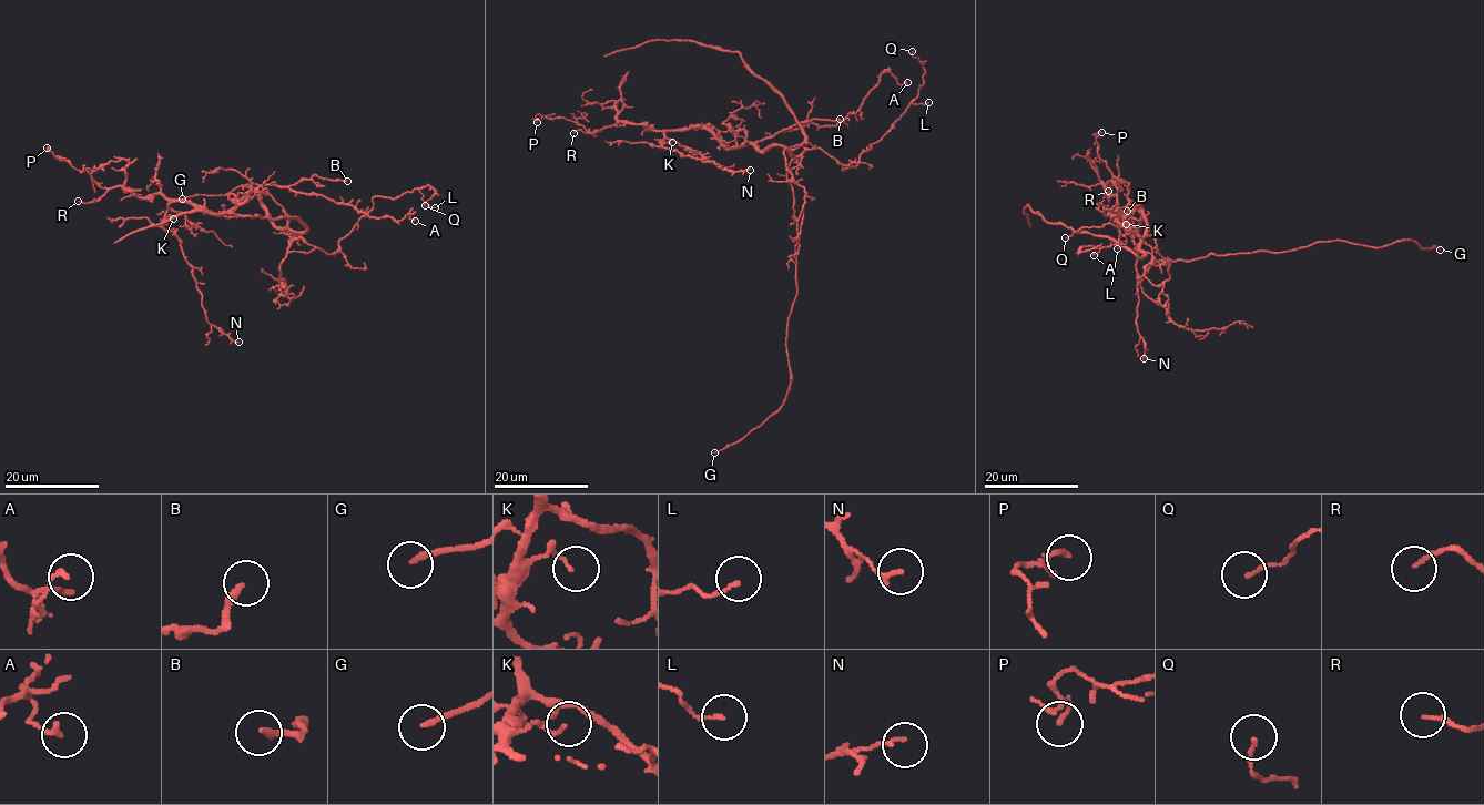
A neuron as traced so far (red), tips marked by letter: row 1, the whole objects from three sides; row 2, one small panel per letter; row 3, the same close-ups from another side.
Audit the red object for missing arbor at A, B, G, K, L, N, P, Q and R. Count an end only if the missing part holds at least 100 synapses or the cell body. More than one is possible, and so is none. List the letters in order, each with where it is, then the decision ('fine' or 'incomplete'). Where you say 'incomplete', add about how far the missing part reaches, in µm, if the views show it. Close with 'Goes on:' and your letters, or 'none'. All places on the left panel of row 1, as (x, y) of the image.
A: (415, 221) | fine
B: (347, 181) | fine
G: (182, 199) | fine
K: (173, 218) | fine
L: (435, 207) | fine
N: (239, 342) | fine
P: (47, 148) | fine
Q: (425, 205) | fine
R: (78, 201) | fine
Goes on: none

